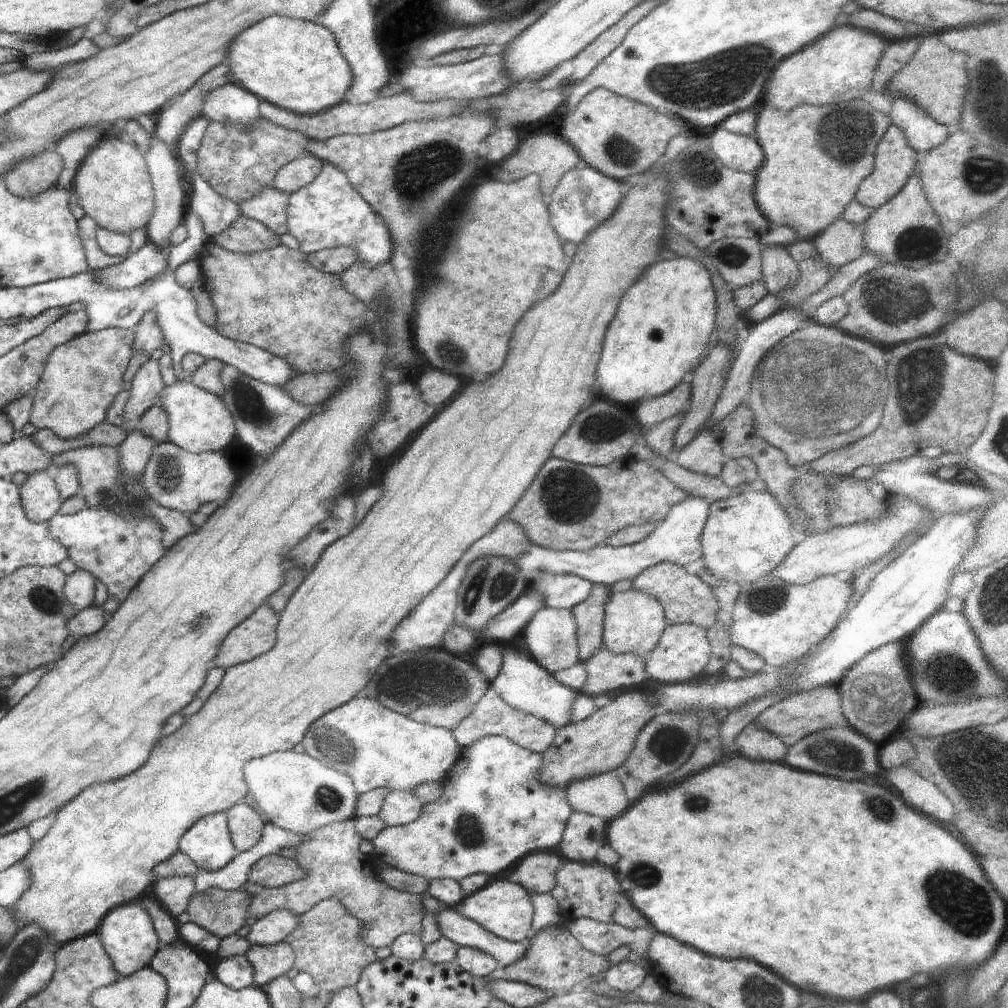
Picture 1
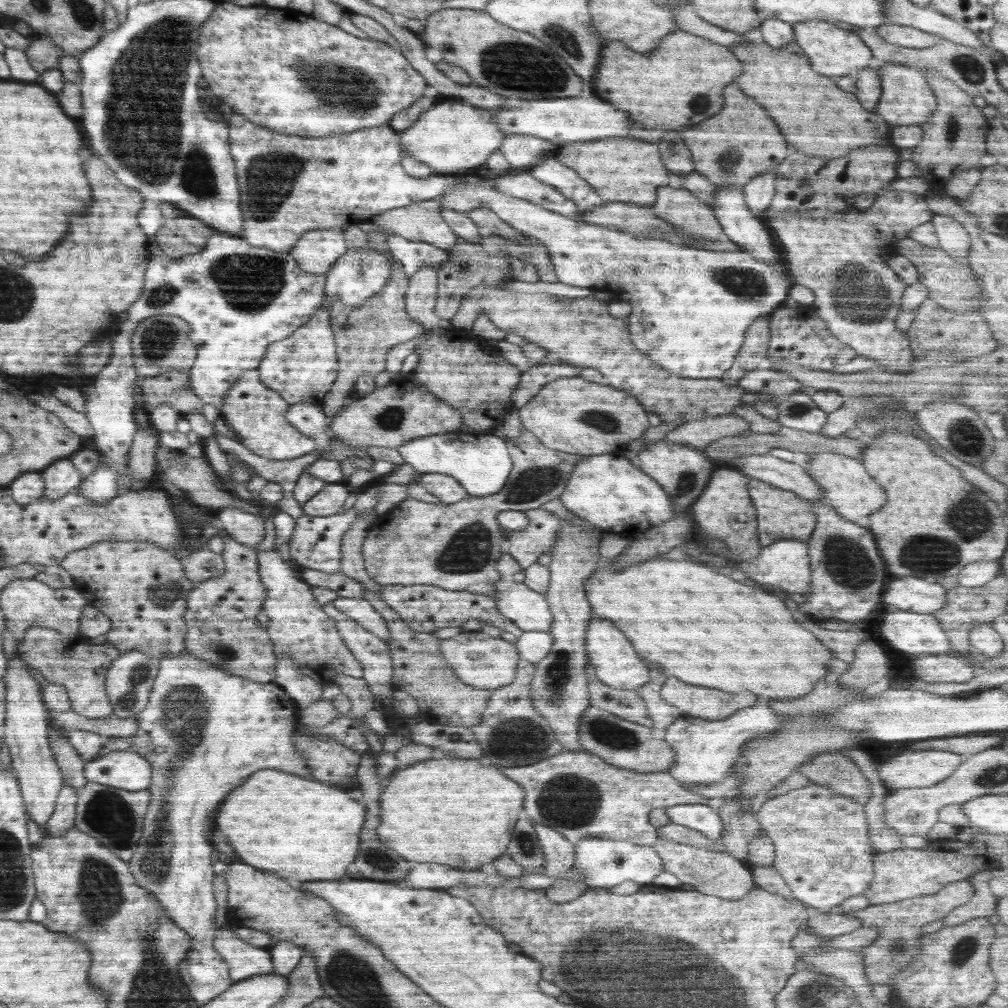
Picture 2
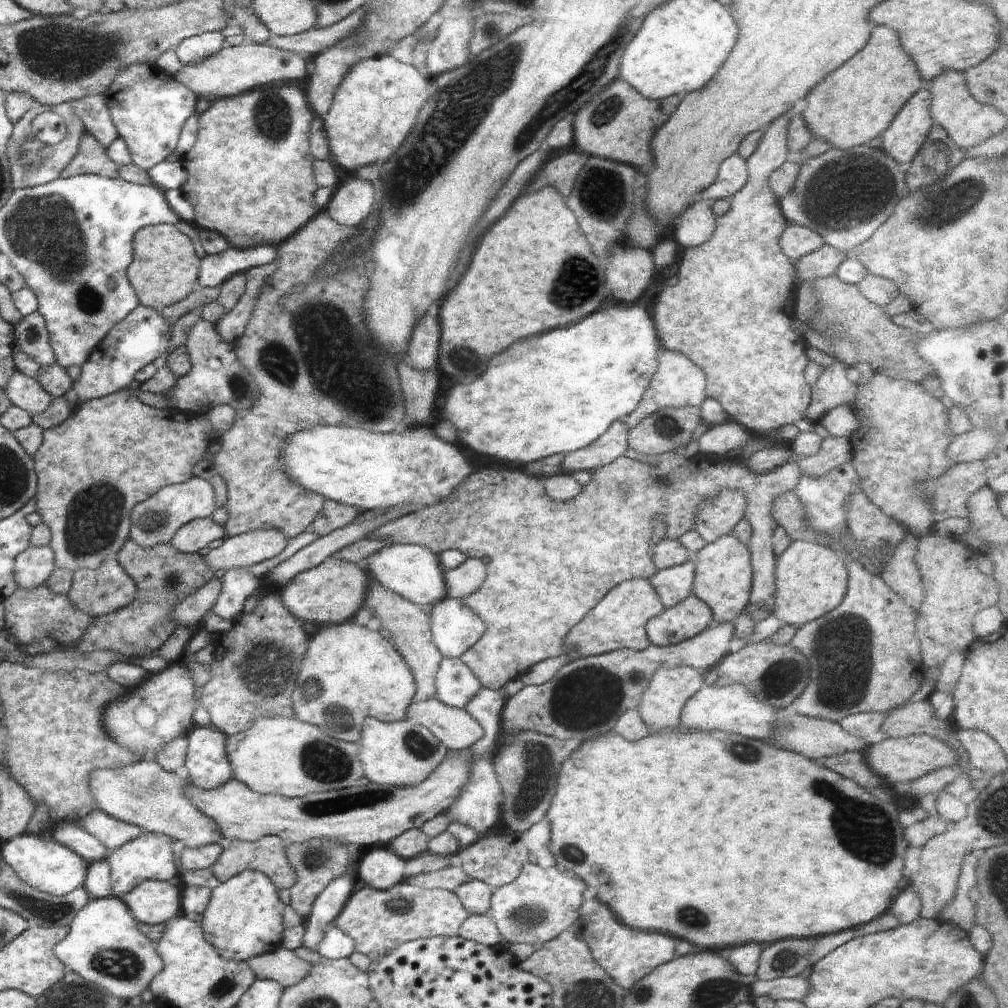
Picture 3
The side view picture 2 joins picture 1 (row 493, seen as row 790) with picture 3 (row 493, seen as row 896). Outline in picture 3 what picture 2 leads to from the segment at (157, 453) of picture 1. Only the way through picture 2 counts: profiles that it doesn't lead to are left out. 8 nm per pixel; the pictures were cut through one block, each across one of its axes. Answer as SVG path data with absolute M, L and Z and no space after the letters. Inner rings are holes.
M192 476L186 482L165 486L149 499L138 503L132 510L129 539L149 549L170 543L179 528L191 520L210 517L216 508L212 484L206 479Z

